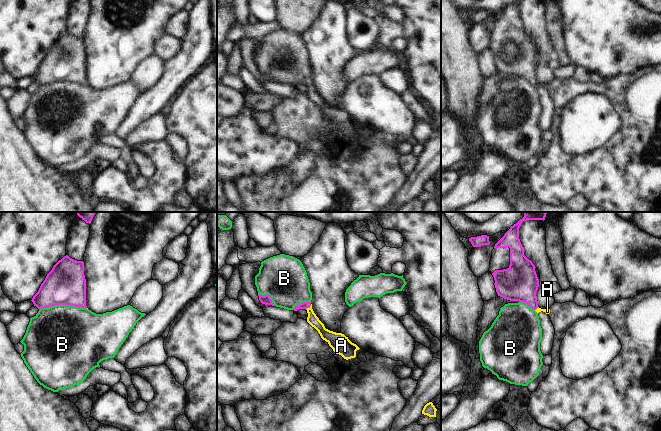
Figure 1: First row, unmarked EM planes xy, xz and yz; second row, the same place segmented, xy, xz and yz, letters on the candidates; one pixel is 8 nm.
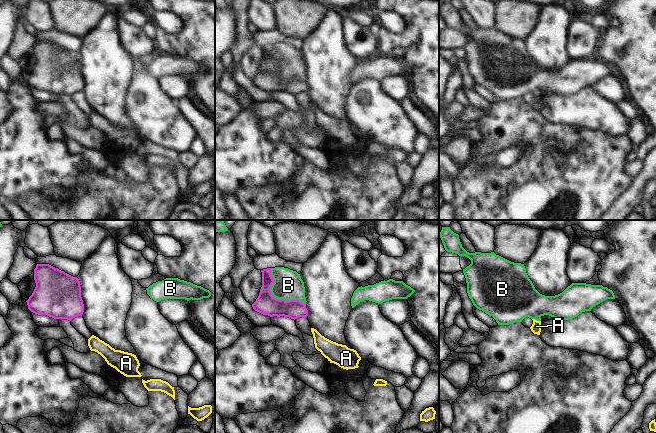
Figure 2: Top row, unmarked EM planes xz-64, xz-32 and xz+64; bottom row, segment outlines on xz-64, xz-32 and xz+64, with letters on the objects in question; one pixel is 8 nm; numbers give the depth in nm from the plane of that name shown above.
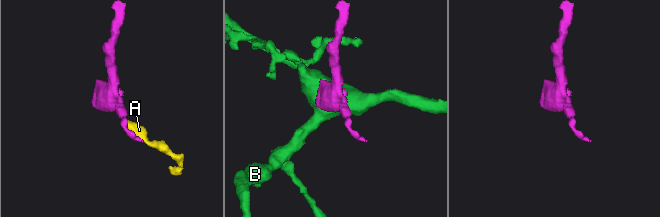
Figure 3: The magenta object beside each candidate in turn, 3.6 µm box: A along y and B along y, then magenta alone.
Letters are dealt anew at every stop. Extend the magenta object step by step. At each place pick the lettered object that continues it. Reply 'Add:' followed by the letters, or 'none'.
Add: A

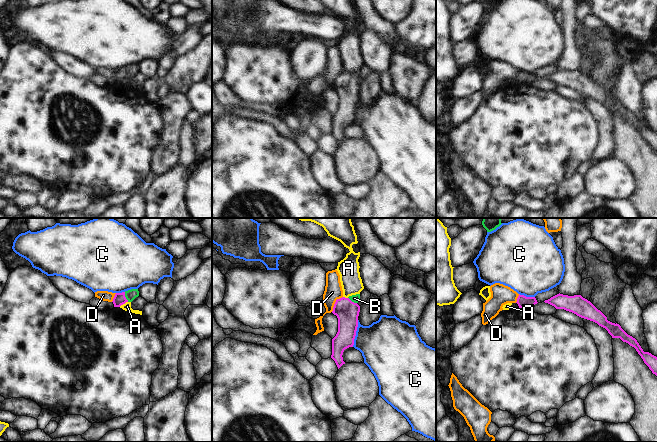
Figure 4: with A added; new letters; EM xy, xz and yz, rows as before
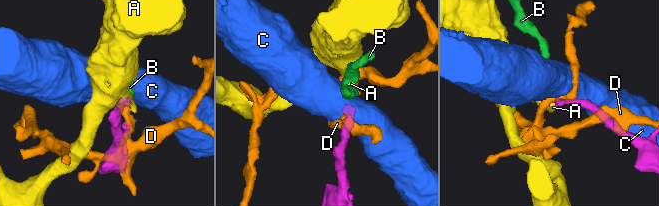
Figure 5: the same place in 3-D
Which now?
Add: B

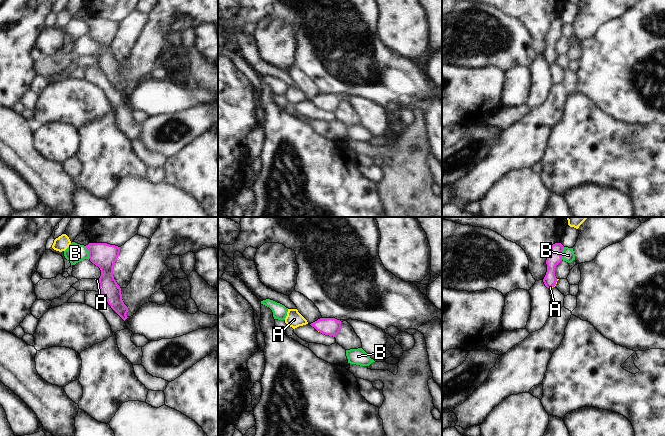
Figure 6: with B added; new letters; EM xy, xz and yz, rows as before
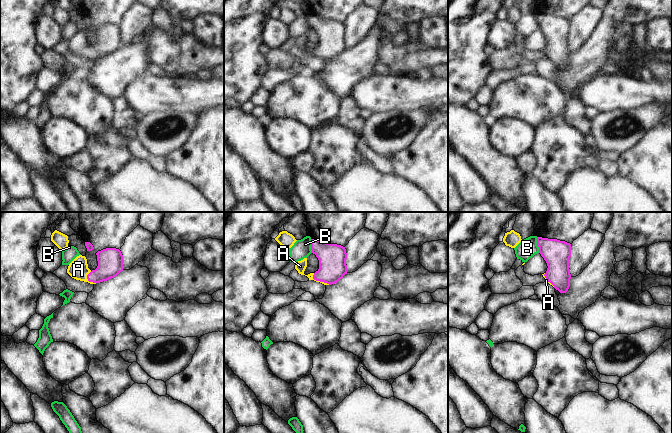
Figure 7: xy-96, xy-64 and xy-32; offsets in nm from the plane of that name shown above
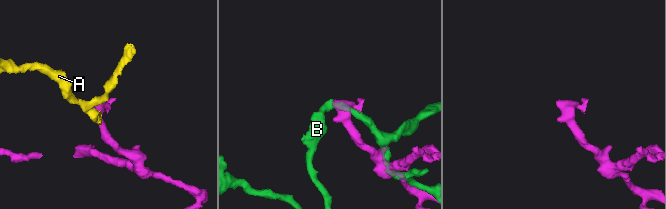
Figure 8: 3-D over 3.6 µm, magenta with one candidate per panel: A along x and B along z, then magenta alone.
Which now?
Add: A

